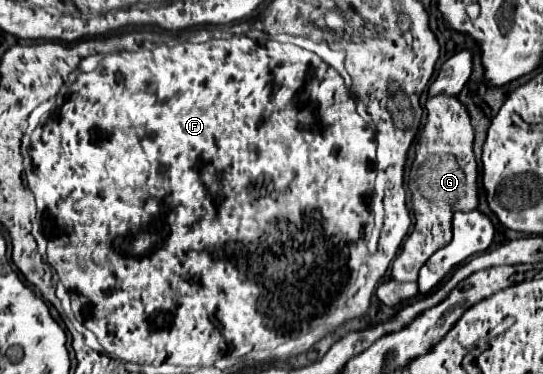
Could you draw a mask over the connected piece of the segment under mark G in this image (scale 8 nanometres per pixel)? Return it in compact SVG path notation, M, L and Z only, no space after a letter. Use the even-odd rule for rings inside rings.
M435 96L429 98L427 104L427 122L419 134L419 142L415 146L415 160L409 172L409 190L411 190L411 208L415 216L413 232L407 236L401 254L393 260L393 278L399 282L415 282L419 268L427 262L427 258L445 246L451 240L451 218L455 208L477 208L477 164L473 156L473 126L465 106L455 96Z

